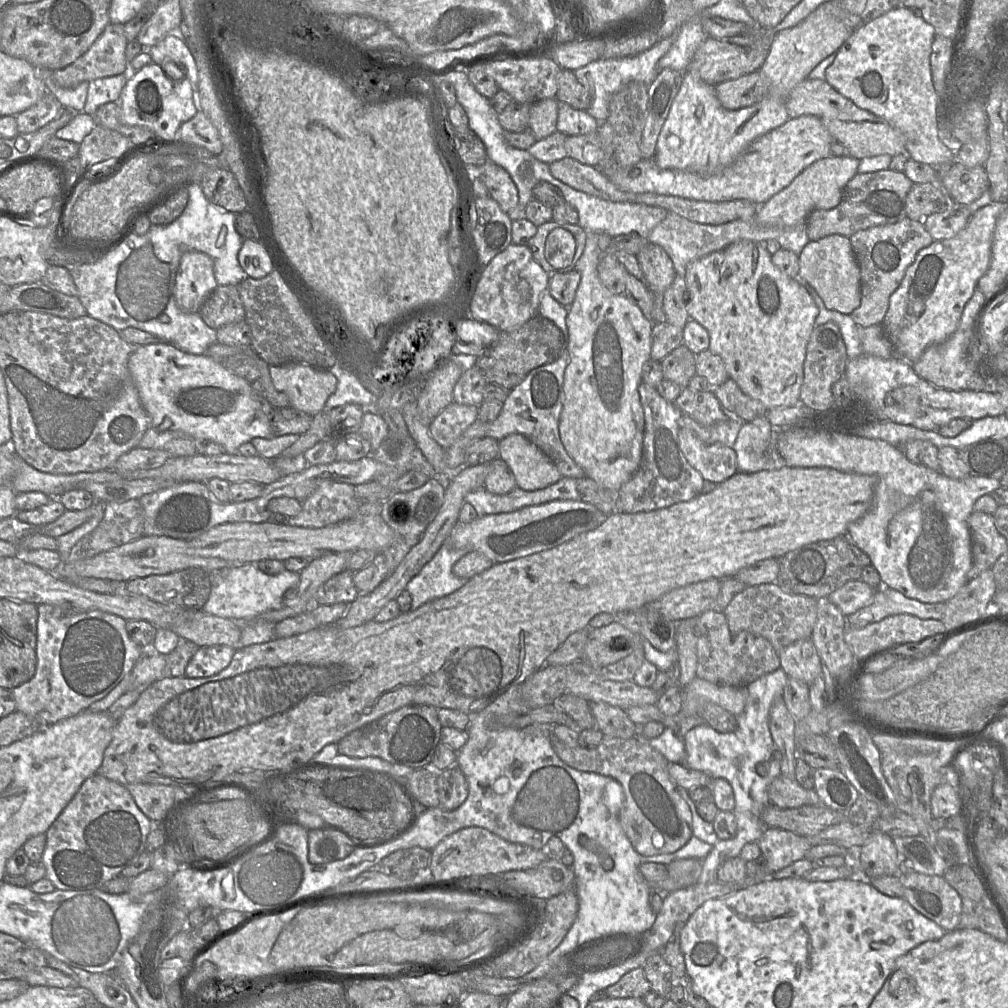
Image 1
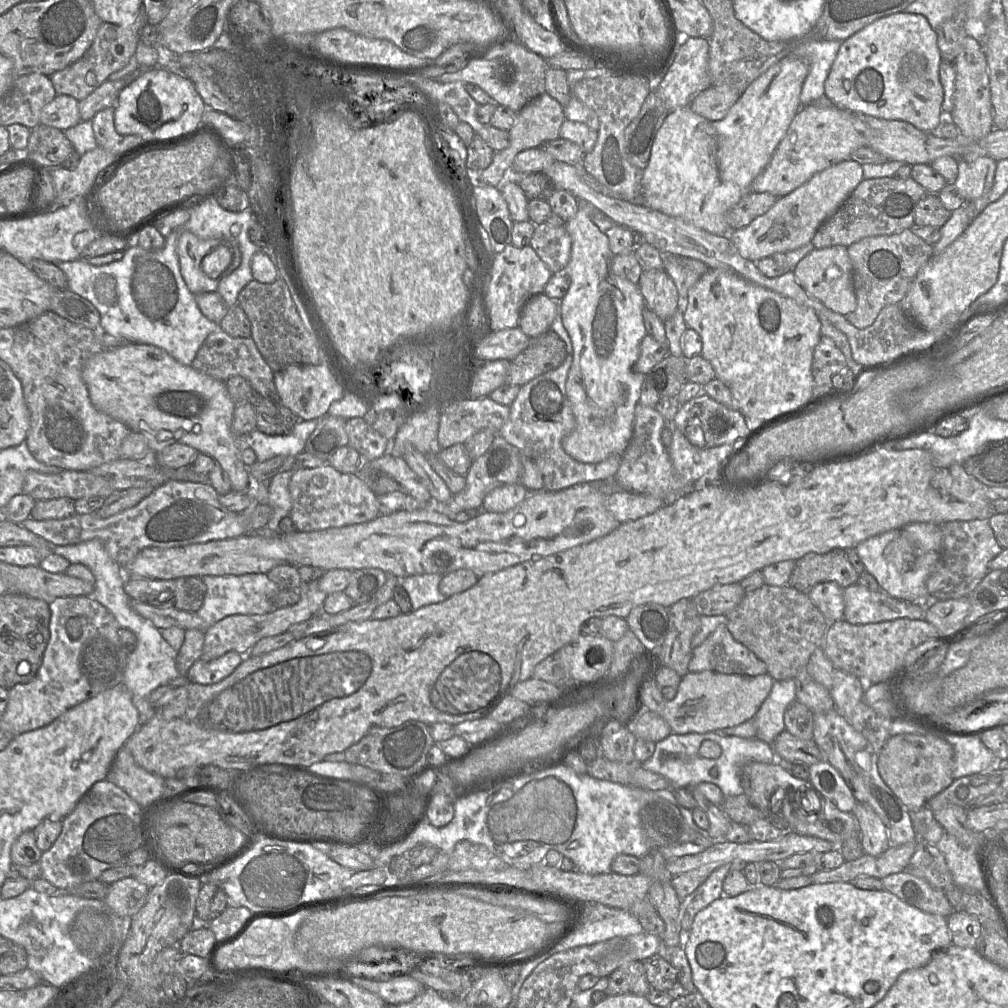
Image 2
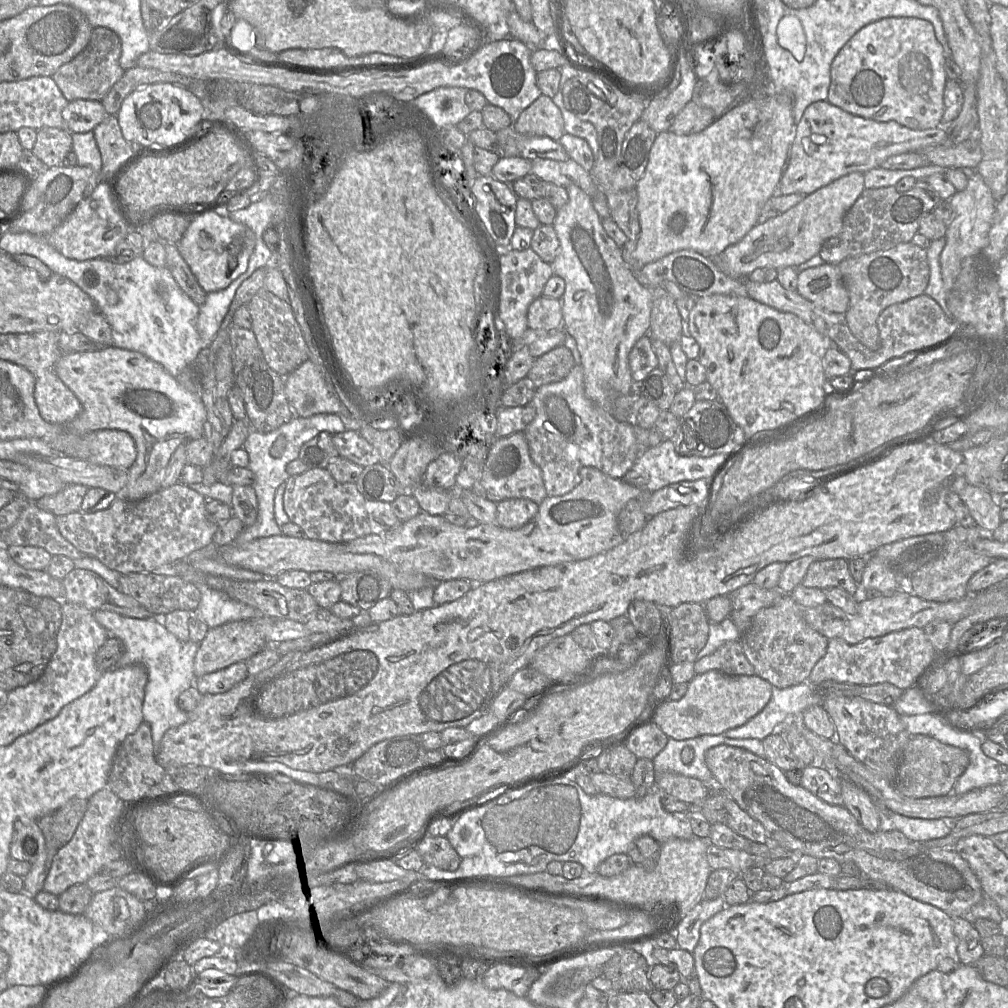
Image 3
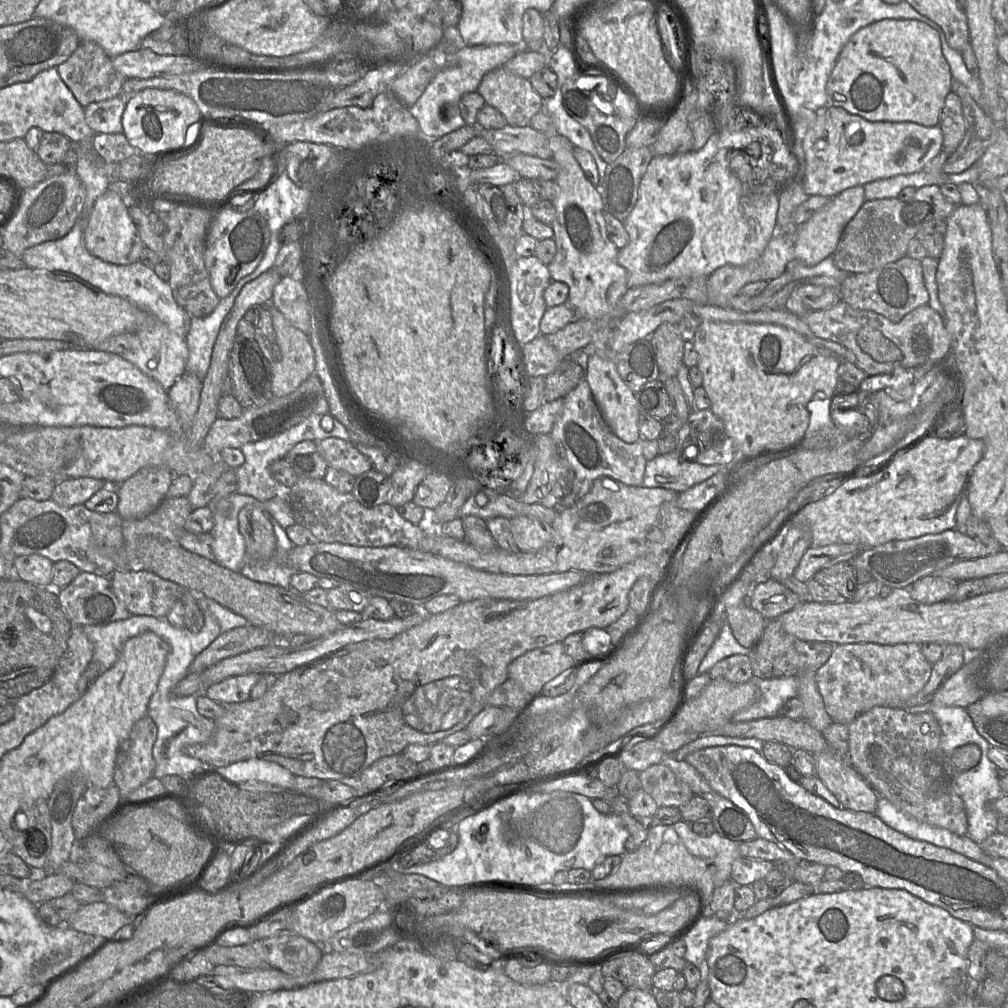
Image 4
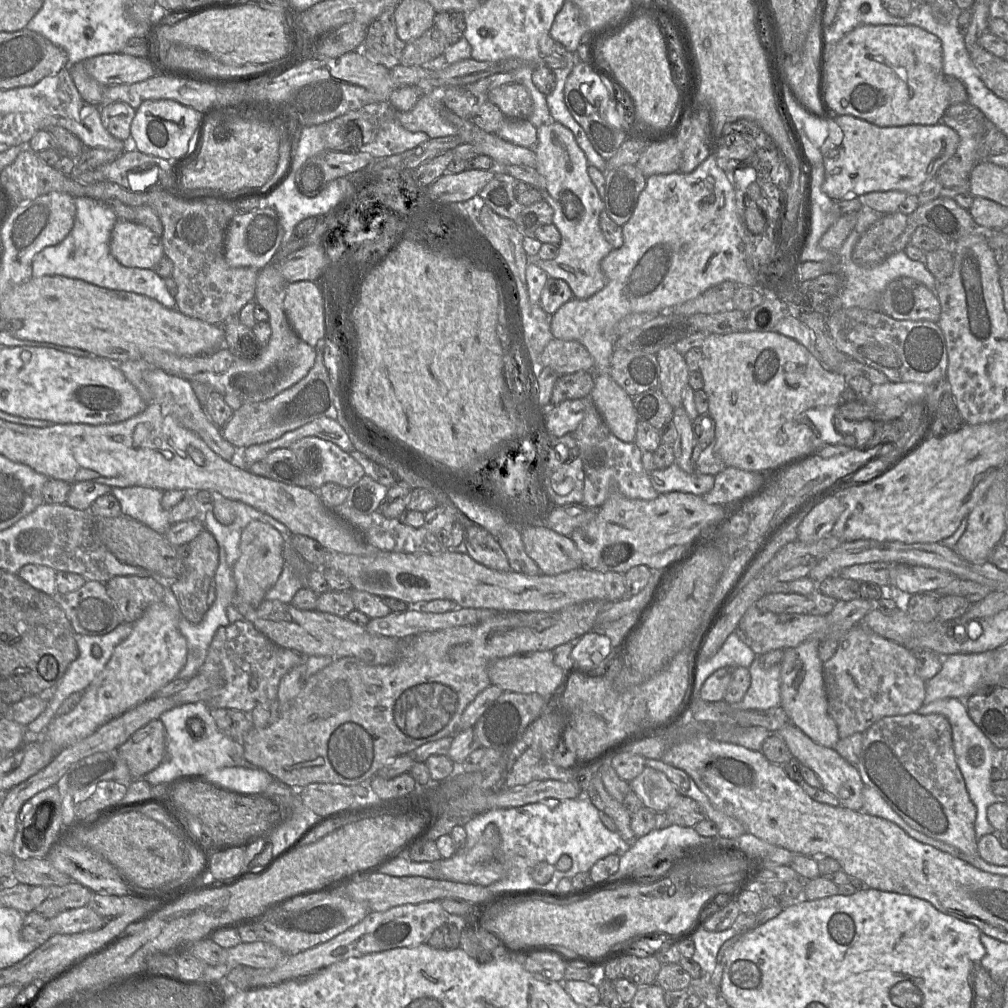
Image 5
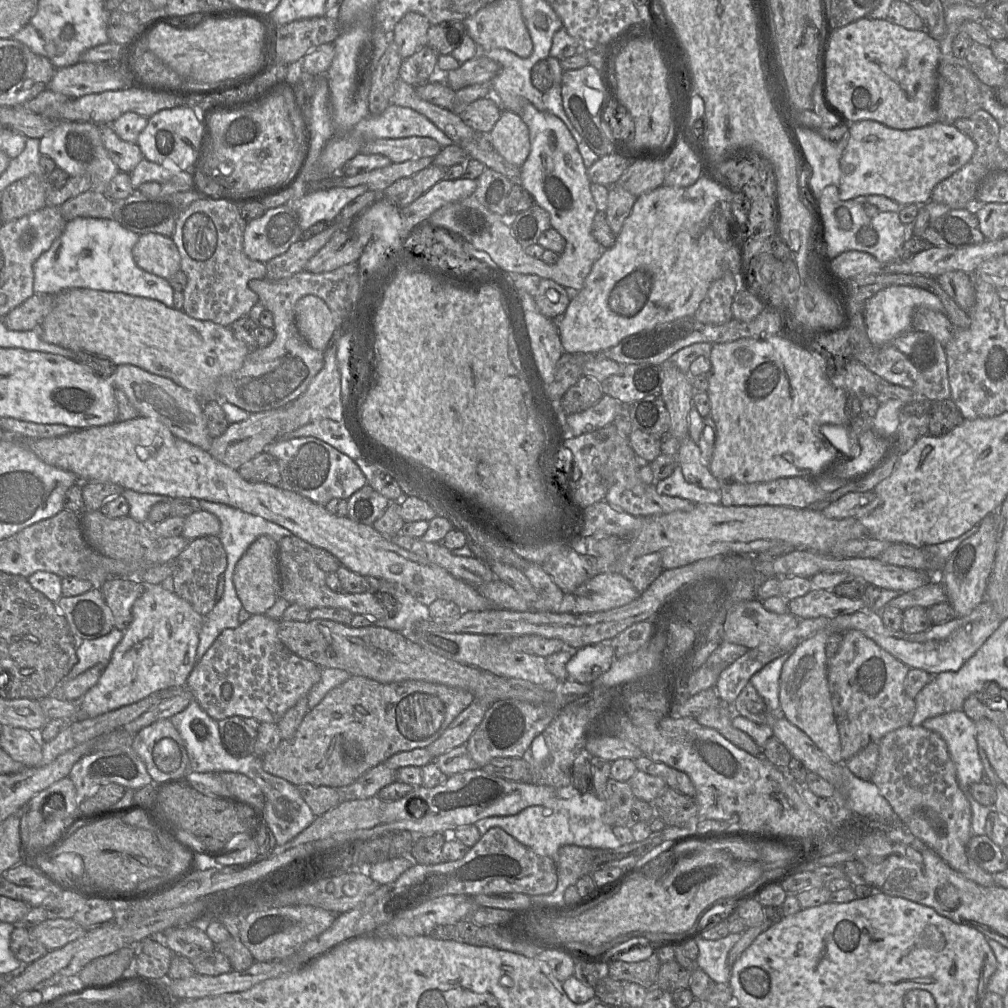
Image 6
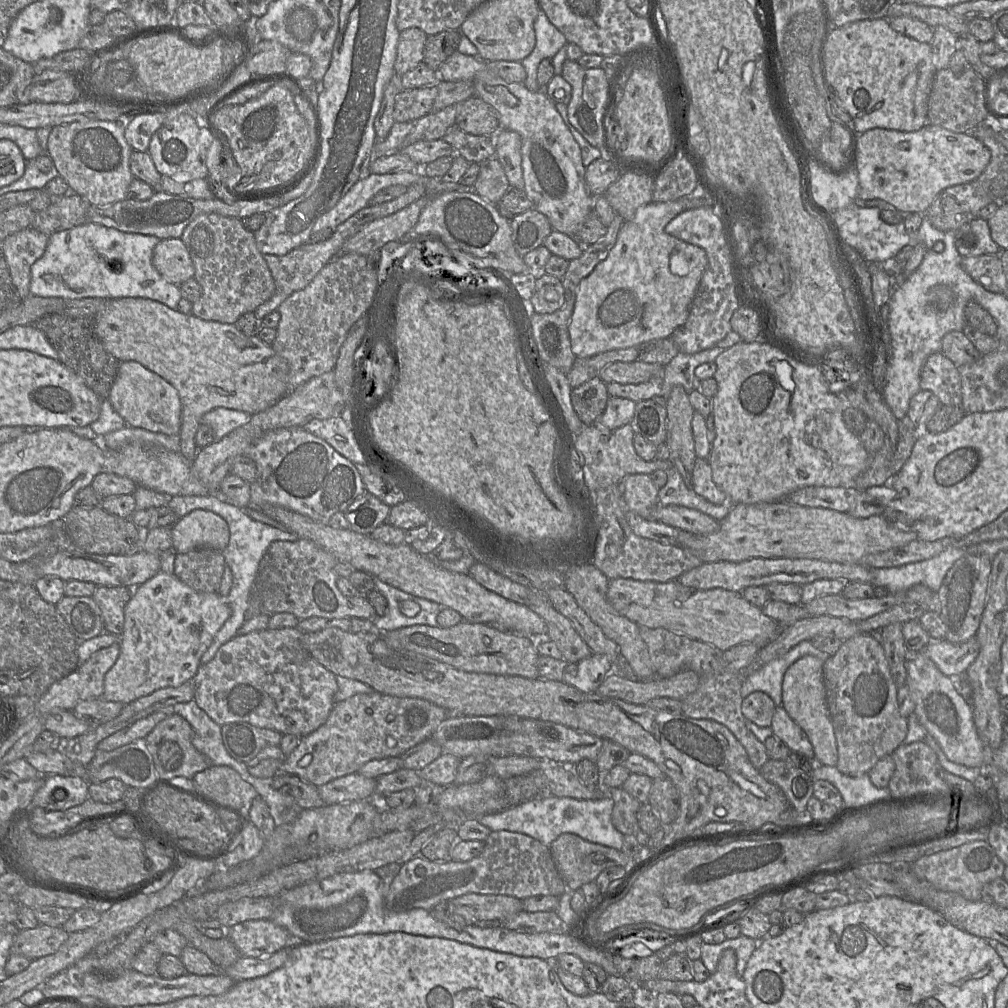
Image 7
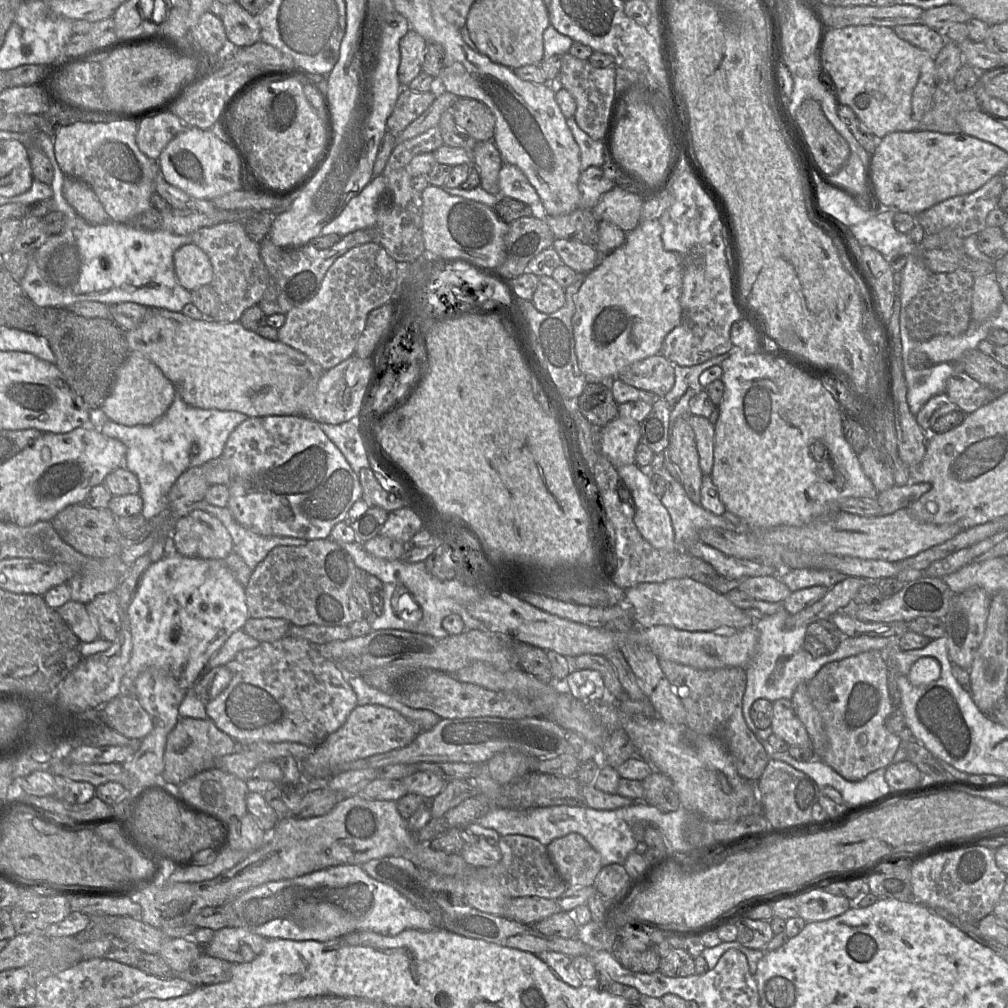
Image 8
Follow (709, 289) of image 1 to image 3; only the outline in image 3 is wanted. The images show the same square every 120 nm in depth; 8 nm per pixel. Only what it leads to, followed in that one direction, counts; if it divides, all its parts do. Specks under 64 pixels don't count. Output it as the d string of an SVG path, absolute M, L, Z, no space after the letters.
M713 295L696 298L687 330L699 345L697 359L706 369L706 382L715 389L718 400L745 434L742 443L770 432L784 433L806 418L823 413L826 398L832 393L822 366L825 353L832 348L831 340L797 316L775 310L749 296Z

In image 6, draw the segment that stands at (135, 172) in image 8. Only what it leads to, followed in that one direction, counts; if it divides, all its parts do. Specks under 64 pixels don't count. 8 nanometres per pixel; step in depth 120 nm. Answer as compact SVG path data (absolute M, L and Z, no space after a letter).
M57 121L55 128L40 138L39 150L41 155L53 159L56 167L67 172L69 176L89 176L91 190L98 193L104 193L112 178L120 171L103 144L99 125L93 122Z

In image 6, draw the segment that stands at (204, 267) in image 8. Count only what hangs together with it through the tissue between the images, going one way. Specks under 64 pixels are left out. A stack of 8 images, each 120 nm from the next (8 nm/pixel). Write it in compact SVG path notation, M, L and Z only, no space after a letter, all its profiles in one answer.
M159 233L139 235L132 249L138 267L165 279L181 269L180 253L171 237Z

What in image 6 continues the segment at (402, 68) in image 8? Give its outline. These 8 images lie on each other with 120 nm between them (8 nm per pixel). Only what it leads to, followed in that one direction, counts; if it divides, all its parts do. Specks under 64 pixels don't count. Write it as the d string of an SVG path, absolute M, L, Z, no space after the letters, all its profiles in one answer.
M408 12L400 19L390 35L402 59L428 45L430 26L428 19L417 12Z

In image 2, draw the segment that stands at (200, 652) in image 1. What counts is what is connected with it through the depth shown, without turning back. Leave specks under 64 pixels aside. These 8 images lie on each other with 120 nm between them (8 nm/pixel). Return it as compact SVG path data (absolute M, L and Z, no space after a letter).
M231 651L213 660L197 660L186 674L189 682L211 685L216 684L229 675L241 664L244 656Z

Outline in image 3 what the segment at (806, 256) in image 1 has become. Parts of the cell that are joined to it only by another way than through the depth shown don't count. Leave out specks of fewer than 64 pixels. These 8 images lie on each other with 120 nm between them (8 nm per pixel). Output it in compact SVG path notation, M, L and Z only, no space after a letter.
M824 263L799 272L797 292L828 312L846 313L849 308L849 294L838 265Z

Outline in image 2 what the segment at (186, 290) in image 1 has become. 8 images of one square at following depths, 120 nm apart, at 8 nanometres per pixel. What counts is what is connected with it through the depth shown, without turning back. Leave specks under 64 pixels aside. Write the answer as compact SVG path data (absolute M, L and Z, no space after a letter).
M184 231L177 241L177 255L179 258L181 275L194 295L198 293L216 292L218 284L228 274L220 274L216 278L206 275L201 263L219 245L225 245L227 239L203 239L190 231Z

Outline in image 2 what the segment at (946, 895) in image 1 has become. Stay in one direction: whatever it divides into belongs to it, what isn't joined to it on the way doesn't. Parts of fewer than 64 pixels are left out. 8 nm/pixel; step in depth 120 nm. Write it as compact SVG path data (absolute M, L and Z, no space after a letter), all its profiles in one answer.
M906 871L886 876L881 882L883 890L923 912L947 918L954 911L944 890L935 888L925 879Z

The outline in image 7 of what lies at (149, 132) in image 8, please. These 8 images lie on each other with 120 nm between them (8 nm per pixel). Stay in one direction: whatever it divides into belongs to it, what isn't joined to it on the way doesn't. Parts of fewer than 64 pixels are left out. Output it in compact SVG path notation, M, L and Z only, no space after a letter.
M165 112L141 114L125 122L125 139L133 150L146 152L153 134L166 120Z

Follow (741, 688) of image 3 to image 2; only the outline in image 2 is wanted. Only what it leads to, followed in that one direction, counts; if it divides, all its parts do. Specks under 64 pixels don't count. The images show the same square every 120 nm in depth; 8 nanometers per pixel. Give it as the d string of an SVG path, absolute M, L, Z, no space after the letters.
M710 670L687 672L677 686L676 696L666 700L655 677L646 680L641 689L641 707L662 717L672 733L707 733L740 725L754 717L769 695L773 678L769 674L758 676L722 674Z

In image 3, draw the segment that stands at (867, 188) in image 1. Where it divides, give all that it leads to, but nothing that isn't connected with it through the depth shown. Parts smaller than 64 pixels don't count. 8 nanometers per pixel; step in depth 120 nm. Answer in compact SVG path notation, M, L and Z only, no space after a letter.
M917 180L914 188L906 192L897 191L895 186L865 188L845 214L840 233L822 245L819 256L825 263L839 265L850 257L888 250L900 243L911 242L918 233L921 219L931 213L941 200L926 180Z

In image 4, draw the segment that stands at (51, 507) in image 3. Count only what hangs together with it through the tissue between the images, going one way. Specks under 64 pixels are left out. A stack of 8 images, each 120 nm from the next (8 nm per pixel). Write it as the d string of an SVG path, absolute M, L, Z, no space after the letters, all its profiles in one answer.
M70 478L56 483L51 500L62 507L84 504L94 493L106 487L106 481L95 478Z

